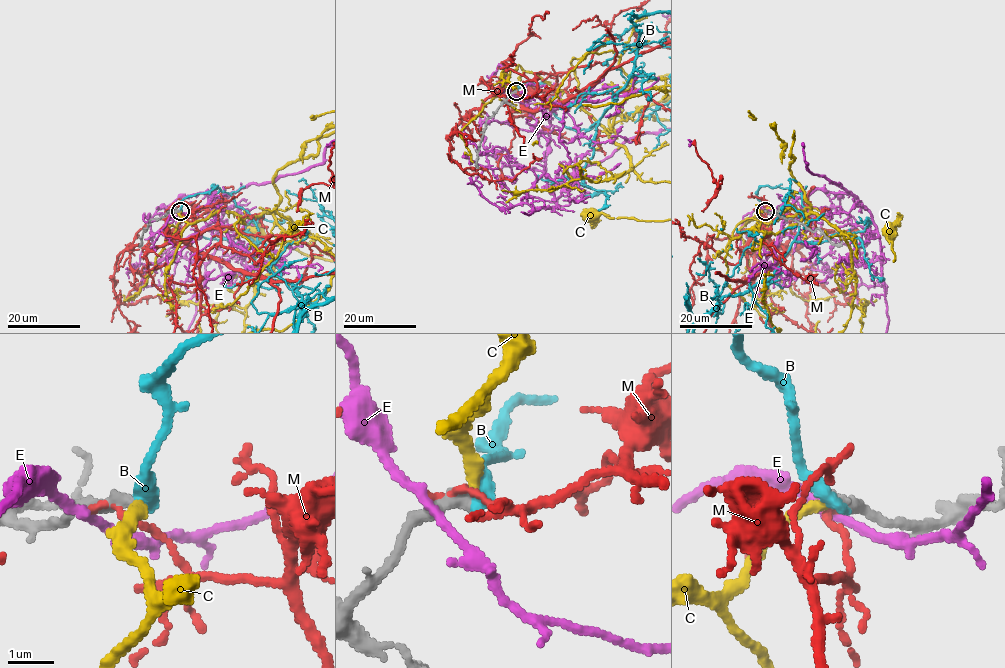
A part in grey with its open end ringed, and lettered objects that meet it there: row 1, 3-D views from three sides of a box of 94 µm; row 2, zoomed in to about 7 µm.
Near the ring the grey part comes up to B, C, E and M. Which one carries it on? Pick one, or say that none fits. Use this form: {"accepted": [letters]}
{"accepted": ["C"]}

